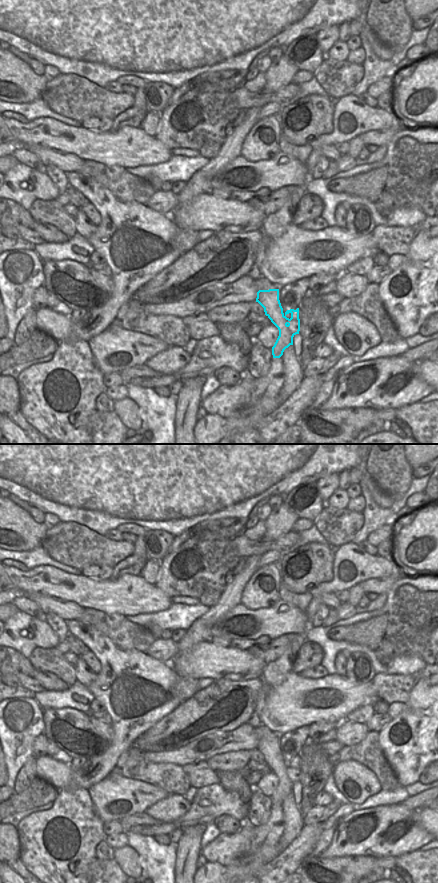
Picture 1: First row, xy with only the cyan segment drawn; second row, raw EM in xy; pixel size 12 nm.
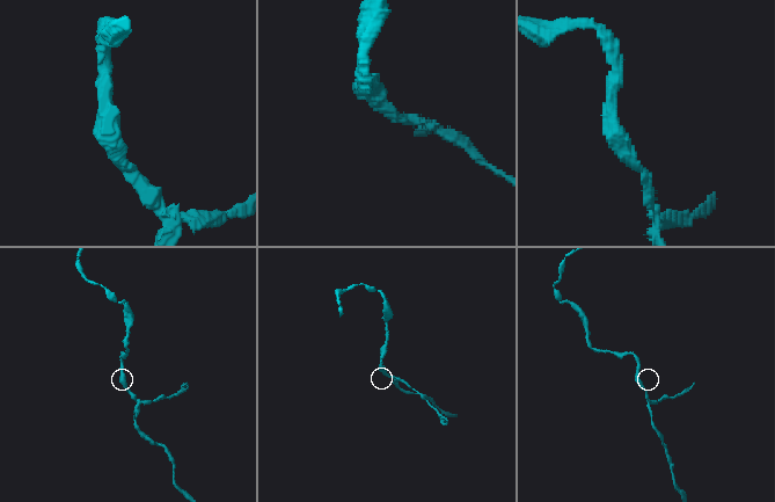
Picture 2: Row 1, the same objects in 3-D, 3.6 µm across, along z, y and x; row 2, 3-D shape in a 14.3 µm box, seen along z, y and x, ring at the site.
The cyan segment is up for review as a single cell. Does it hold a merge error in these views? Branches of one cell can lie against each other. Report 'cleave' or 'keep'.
cleave

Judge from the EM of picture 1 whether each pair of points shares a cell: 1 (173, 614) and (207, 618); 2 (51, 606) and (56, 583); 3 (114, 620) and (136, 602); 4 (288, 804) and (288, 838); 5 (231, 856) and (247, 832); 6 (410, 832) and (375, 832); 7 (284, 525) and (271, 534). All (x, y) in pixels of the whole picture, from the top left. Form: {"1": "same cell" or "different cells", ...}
{"1": "different cells", "2": "different cells", "3": "different cells", "4": "same cell", "5": "same cell", "6": "same cell", "7": "same cell"}

